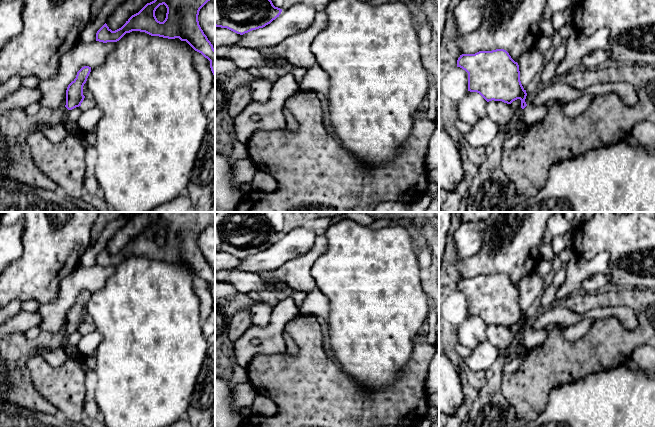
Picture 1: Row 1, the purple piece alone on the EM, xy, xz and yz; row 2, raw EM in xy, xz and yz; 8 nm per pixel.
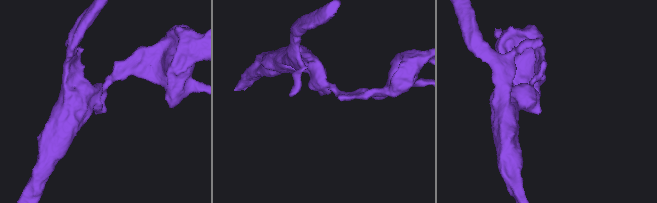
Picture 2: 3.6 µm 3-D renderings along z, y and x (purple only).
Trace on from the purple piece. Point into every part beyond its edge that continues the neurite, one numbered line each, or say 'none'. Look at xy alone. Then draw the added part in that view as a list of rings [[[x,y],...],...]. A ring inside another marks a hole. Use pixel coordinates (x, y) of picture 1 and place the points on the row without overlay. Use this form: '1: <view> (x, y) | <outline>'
1: xy (71, 349) | [[[81,330],[69,334],[67,345],[64,348],[69,358],[80,358],[81,356],[83,356],[77,348],[77,344],[81,337],[82,337]]]

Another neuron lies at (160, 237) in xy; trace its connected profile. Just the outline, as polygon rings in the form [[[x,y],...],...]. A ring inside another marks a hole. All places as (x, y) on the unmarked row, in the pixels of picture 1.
[[[163,228],[163,229],[160,229],[156,235],[155,235],[155,240],[157,242],[158,245],[160,246],[163,246],[166,242],[166,237],[167,237],[167,232],[166,230]]]

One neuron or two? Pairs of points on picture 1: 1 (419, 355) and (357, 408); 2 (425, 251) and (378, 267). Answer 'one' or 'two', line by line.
1: one
2: two

